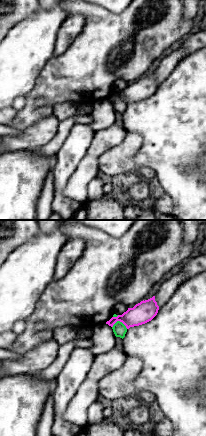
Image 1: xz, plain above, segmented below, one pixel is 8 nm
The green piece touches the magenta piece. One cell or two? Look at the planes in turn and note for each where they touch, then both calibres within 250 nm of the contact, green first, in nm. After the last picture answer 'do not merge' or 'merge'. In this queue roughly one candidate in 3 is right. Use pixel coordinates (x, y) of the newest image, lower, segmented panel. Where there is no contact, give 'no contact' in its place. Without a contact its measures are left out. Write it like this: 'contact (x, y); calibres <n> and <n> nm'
contact (119, 321); calibres 110 and 170 nm

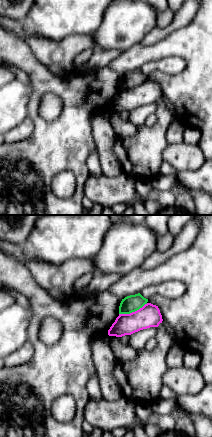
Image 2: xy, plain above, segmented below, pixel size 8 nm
contact (133, 311); calibres 140 and 180 nm

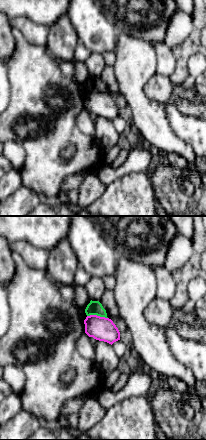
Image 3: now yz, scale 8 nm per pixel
contact (97, 315); calibres 110 and 190 nm

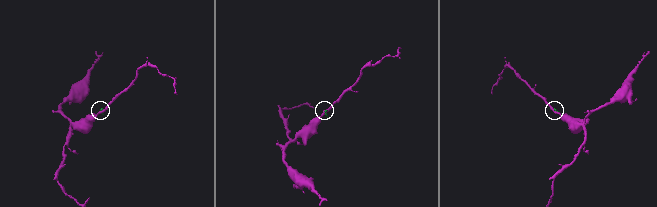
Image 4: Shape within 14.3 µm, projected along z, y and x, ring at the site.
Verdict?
do not merge

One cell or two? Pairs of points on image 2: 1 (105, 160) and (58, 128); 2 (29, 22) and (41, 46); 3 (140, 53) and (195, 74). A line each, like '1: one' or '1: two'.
1: two
2: two
3: one

